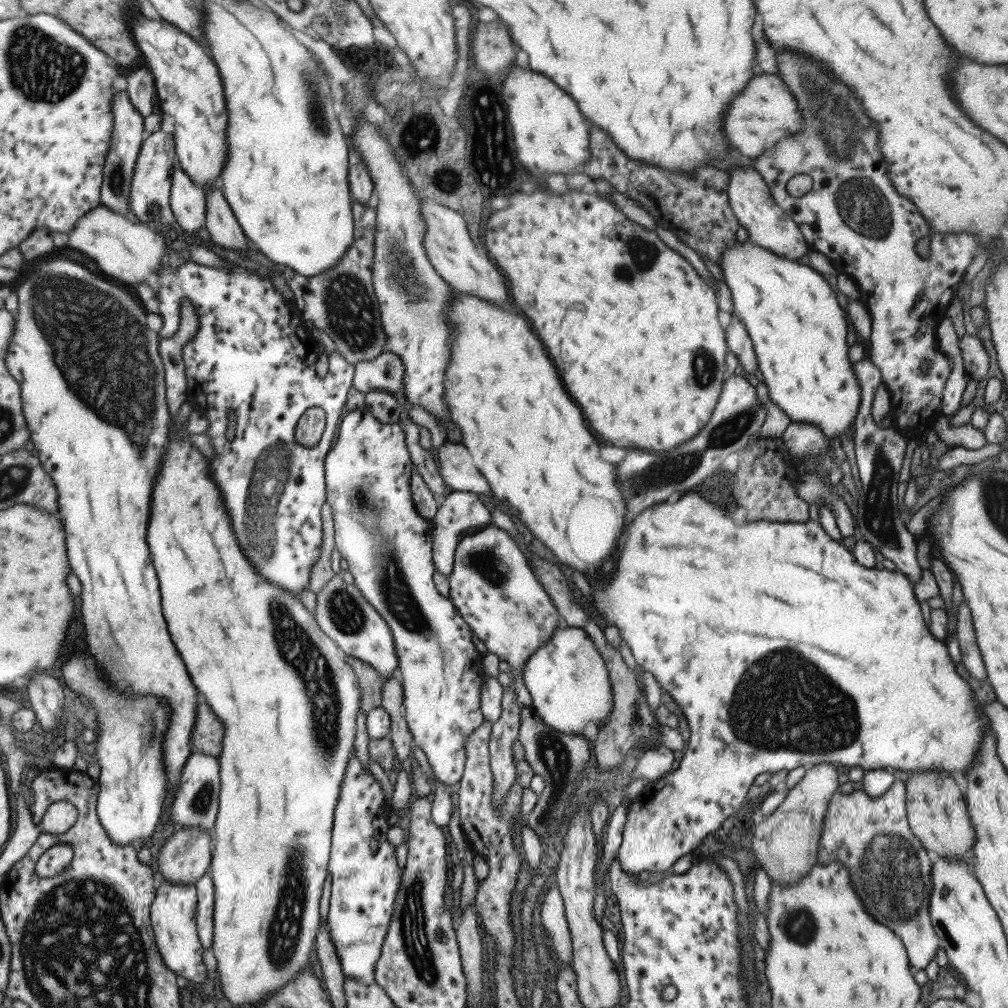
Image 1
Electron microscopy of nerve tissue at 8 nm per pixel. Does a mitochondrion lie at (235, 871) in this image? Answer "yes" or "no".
no

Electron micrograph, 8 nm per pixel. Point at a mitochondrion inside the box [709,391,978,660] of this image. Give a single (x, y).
(877, 512)

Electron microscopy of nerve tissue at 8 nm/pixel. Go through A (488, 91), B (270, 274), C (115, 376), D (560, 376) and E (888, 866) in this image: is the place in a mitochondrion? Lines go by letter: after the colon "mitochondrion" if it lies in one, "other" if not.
A: other
B: other
C: mitochondrion
D: other
E: mitochondrion

